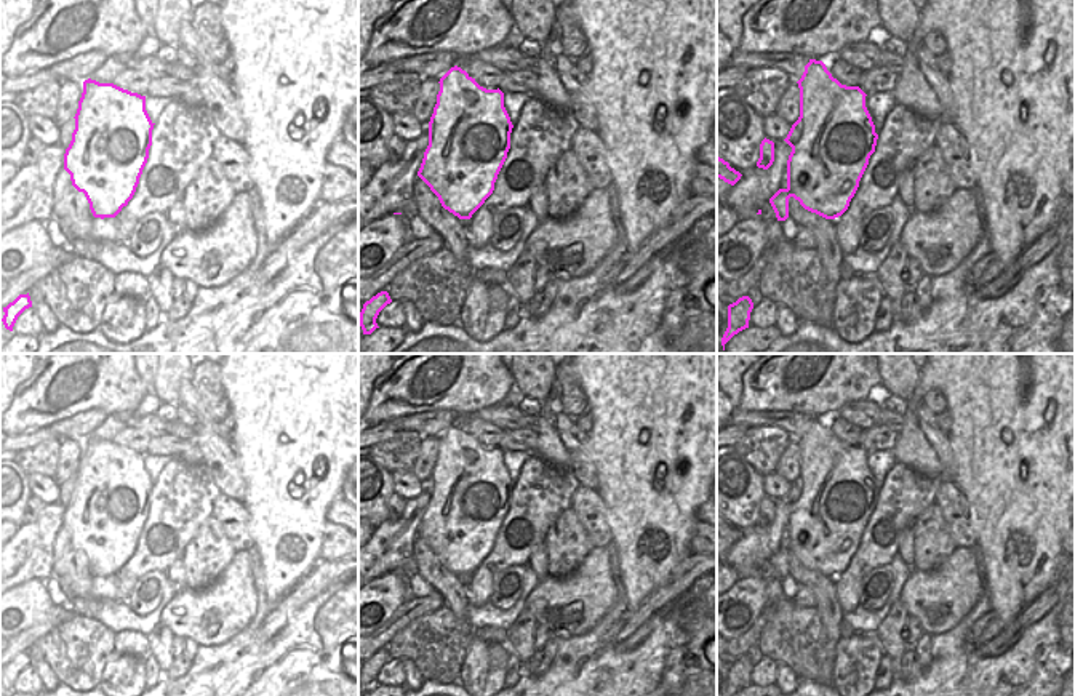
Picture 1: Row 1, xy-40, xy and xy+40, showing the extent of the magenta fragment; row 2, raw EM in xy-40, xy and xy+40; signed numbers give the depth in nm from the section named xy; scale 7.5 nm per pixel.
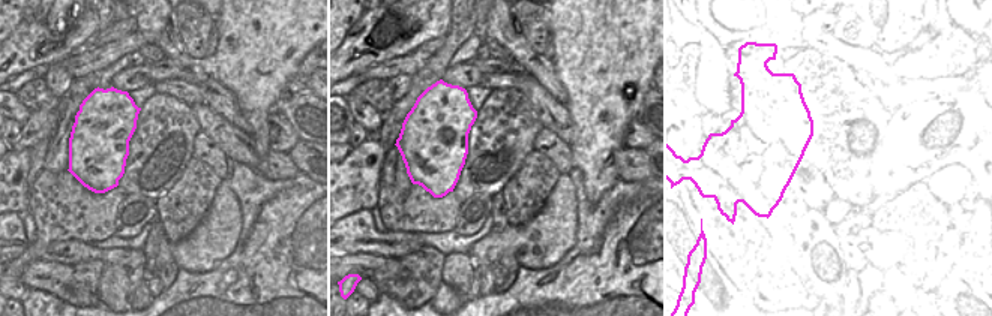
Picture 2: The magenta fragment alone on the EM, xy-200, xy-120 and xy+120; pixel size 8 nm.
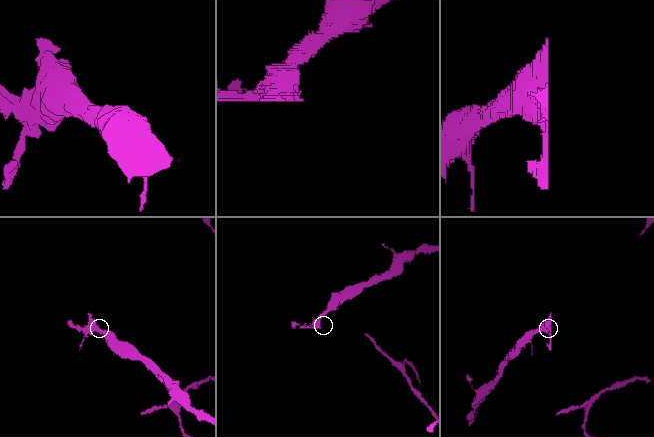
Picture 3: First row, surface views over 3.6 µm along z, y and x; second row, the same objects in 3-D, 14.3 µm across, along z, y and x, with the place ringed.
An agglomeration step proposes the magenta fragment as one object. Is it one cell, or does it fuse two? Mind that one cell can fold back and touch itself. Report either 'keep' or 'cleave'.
cleave

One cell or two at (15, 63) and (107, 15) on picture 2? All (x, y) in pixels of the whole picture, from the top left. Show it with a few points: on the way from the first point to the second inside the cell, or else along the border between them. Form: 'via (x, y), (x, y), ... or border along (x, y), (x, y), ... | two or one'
border along (96, 15), (99, 30) | two

